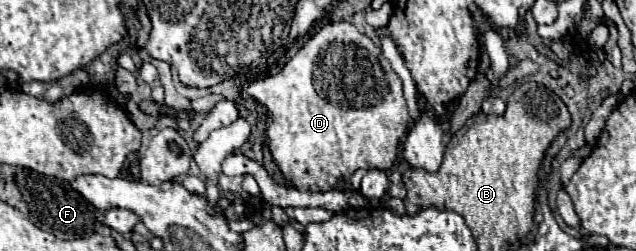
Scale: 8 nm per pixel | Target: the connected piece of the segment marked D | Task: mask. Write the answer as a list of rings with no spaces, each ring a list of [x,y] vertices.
[[[338,21],[338,23],[328,23],[324,25],[276,75],[268,75],[268,77],[262,77],[262,79],[256,79],[248,85],[248,93],[258,101],[262,103],[270,117],[272,117],[272,123],[268,127],[268,139],[270,139],[270,153],[272,153],[272,159],[274,163],[278,165],[278,169],[282,171],[282,175],[286,179],[290,179],[294,183],[294,187],[298,191],[330,191],[330,189],[336,189],[336,183],[338,181],[348,181],[352,177],[354,171],[358,169],[390,169],[394,159],[397,158],[401,141],[408,133],[408,125],[410,125],[410,115],[408,115],[408,107],[406,107],[406,99],[402,95],[402,81],[400,77],[392,71],[388,59],[380,53],[380,47],[376,47],[376,43],[372,39],[368,39],[364,33],[360,33],[352,23],[348,21]]]

